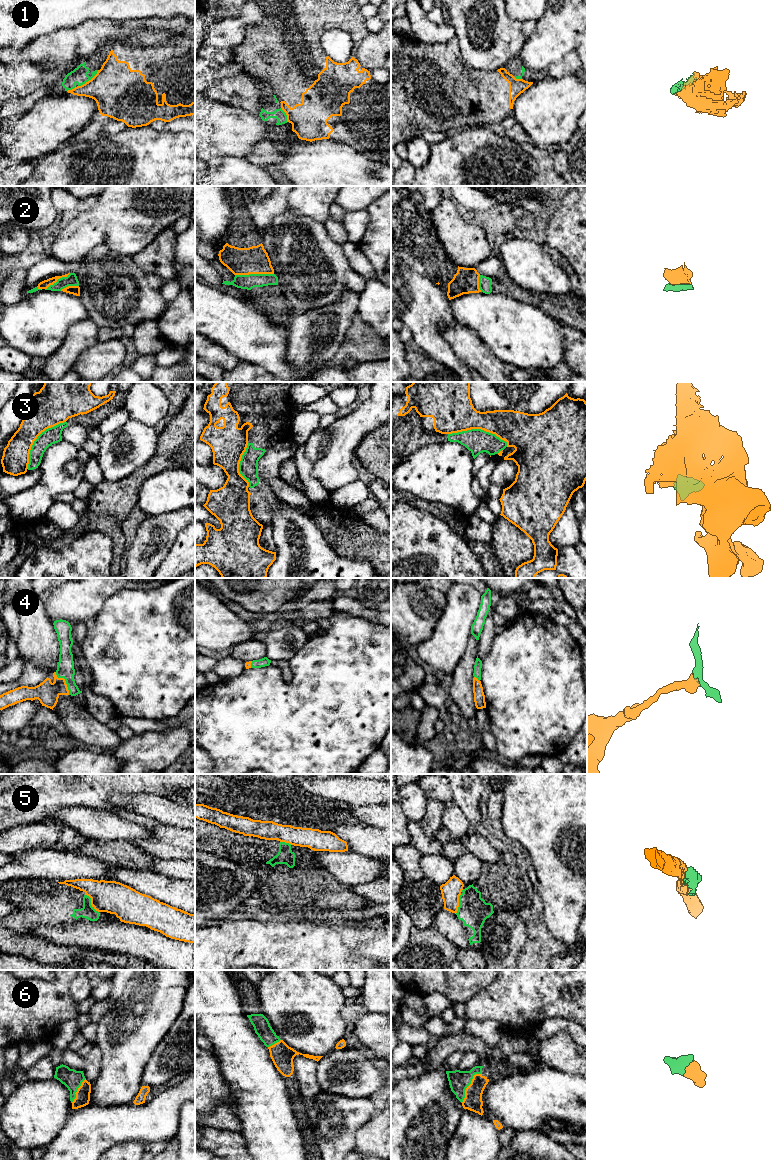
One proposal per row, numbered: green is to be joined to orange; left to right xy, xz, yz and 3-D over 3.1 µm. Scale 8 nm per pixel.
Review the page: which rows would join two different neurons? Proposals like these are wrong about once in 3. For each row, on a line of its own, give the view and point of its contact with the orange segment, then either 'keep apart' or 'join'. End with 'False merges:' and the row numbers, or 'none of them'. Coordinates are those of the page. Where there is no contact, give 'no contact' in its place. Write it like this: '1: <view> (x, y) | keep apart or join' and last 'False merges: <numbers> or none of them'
1: xy (89, 80) | keep apart
2: xz (254, 273) | join
3: yz (479, 428) | keep apart
4: xy (65, 681) | join
5: xy (91, 903) | keep apart
6: yz (469, 1085) | join
False merges: 1, 3, 5

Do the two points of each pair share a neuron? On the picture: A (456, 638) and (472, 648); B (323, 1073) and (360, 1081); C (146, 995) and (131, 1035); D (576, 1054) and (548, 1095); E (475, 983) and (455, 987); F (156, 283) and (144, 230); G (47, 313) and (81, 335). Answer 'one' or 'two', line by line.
A: two
B: one
C: one
D: two
E: one
F: two
G: two

